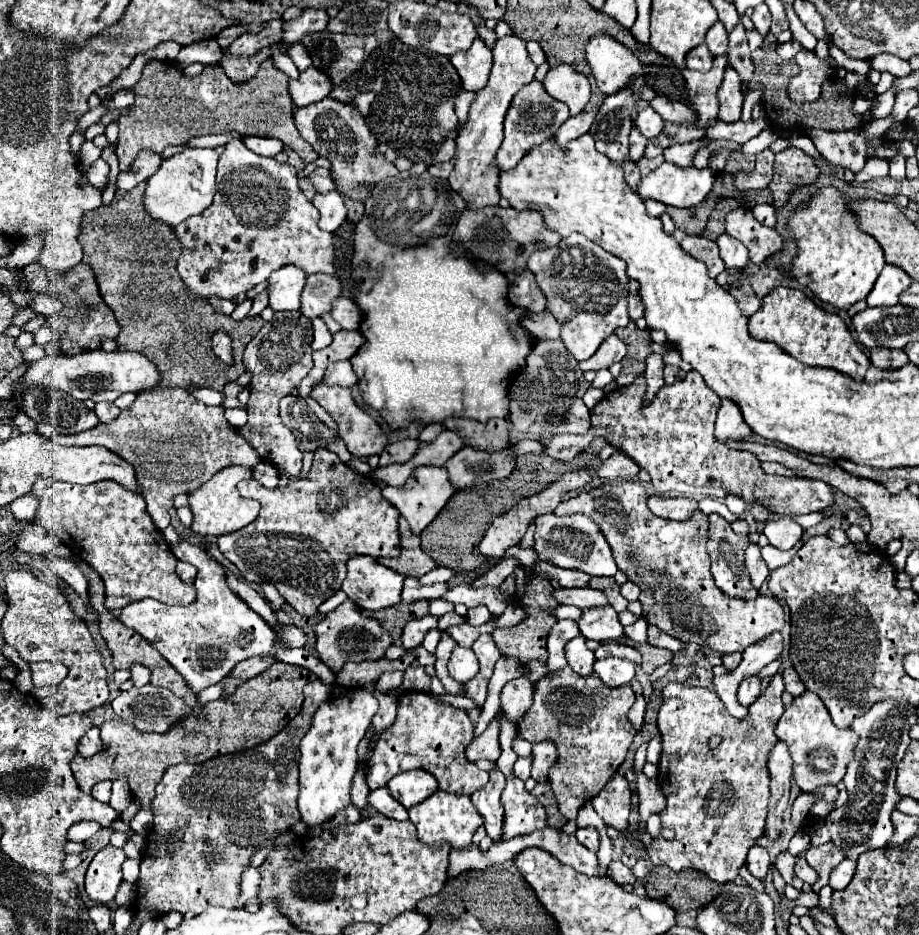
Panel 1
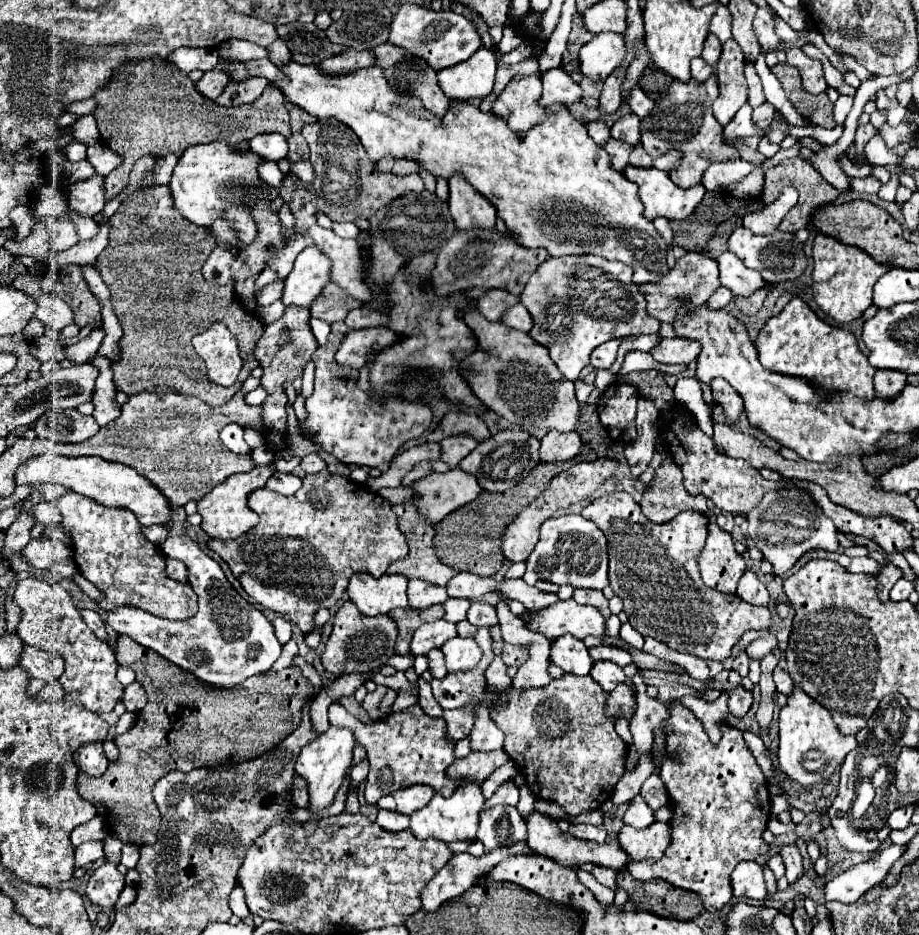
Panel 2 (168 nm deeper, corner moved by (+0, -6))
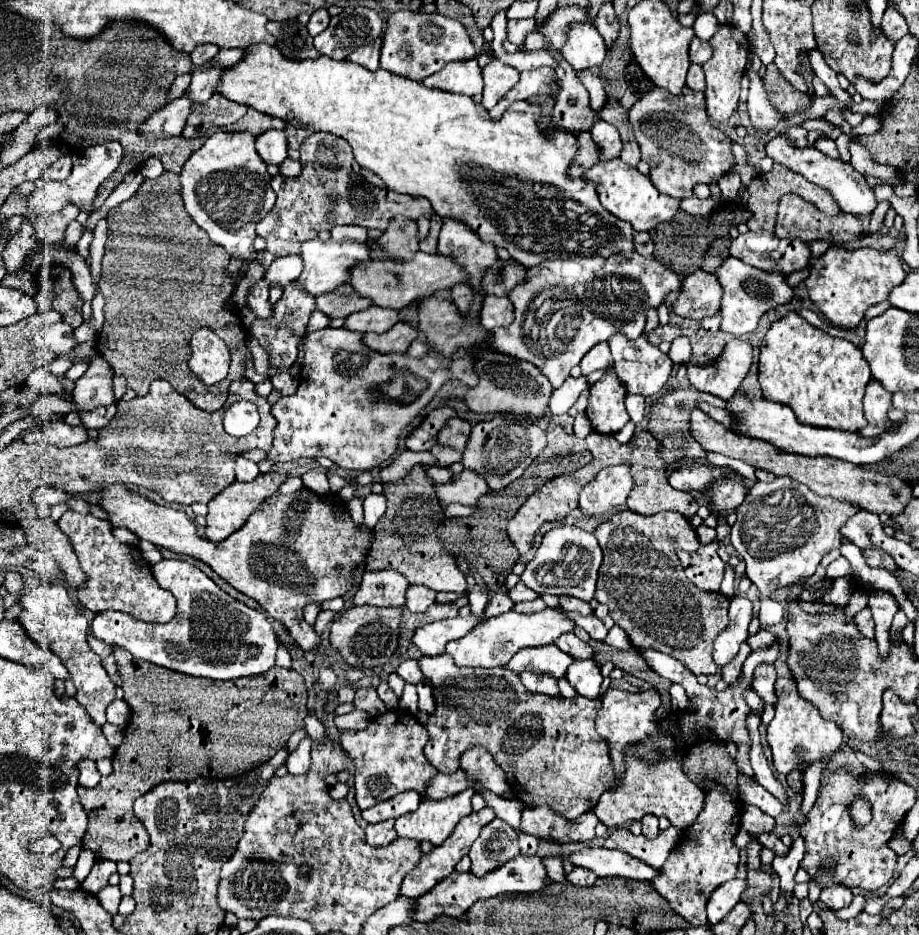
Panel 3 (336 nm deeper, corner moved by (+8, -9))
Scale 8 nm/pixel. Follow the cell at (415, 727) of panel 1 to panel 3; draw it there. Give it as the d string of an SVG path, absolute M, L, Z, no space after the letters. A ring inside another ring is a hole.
M386 711L370 719L368 727L362 731L344 731L340 735L340 745L356 761L356 803L360 809L374 807L374 803L386 801L402 791L418 791L426 795L430 779L438 773L424 757L424 745L428 743L428 731L410 713Z

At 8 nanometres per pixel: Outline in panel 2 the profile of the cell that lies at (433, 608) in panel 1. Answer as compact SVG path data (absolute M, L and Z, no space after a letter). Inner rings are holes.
M448 598L444 602L444 610L446 610L444 618L450 620L450 622L462 622L462 620L466 620L466 612L468 612L470 604L472 604L470 600L454 600L454 598Z

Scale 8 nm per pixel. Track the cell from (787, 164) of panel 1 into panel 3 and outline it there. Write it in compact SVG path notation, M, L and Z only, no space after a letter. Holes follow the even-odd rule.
M774 165L772 171L756 175L752 179L752 183L750 183L750 203L748 203L748 209L752 211L752 217L748 219L750 231L770 231L770 233L774 233L774 227L776 227L776 209L778 209L780 197L786 195L786 193L796 193L802 199L808 199L810 203L814 203L826 215L838 215L840 213L836 201L830 197L830 193L826 193L826 189L820 189L818 185L806 181L802 175L790 171L790 169L782 167L782 165Z

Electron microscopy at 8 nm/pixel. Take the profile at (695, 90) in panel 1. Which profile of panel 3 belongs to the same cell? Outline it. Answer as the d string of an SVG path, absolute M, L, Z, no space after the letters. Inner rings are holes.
M684 87L680 95L666 93L666 89L650 89L640 101L634 103L630 109L630 125L634 127L636 141L640 145L642 161L648 161L652 165L650 179L654 179L654 185L660 193L666 193L670 197L692 197L692 189L698 183L716 183L720 175L724 175L734 165L734 153L732 153L732 139L716 129L708 115L706 115L706 97L702 93L692 91L690 87Z

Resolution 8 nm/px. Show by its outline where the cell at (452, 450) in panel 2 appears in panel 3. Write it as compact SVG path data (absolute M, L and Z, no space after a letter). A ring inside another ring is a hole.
M452 417L444 427L442 431L438 433L438 445L444 445L444 447L452 447L460 453L464 453L466 449L466 443L468 443L468 437L470 437L470 423L460 419L460 417Z

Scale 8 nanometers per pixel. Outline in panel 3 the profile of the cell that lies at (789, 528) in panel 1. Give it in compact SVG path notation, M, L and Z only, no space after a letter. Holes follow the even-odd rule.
M778 477L772 483L756 483L748 491L744 503L736 509L738 519L732 525L730 541L734 549L742 555L746 563L746 575L760 589L760 595L770 597L770 593L776 591L778 587L790 585L790 583L804 583L810 575L814 575L822 557L828 551L838 549L842 545L840 527L856 511L858 507L854 505L842 505L834 497L820 497L798 481L792 481L788 477Z

